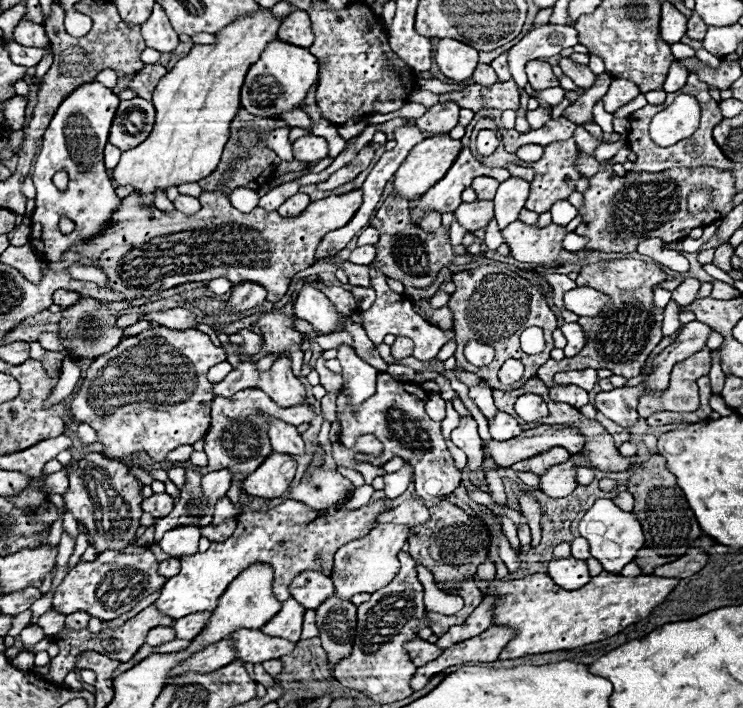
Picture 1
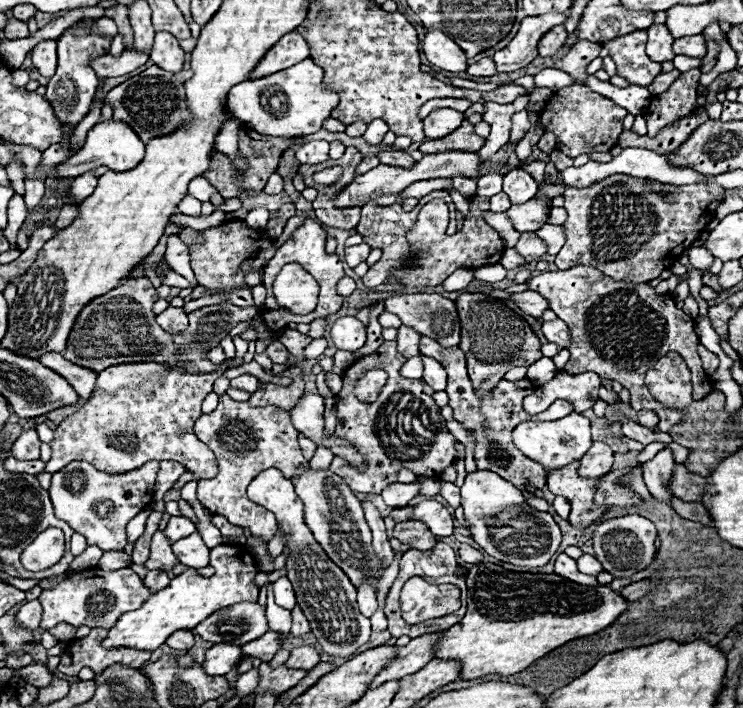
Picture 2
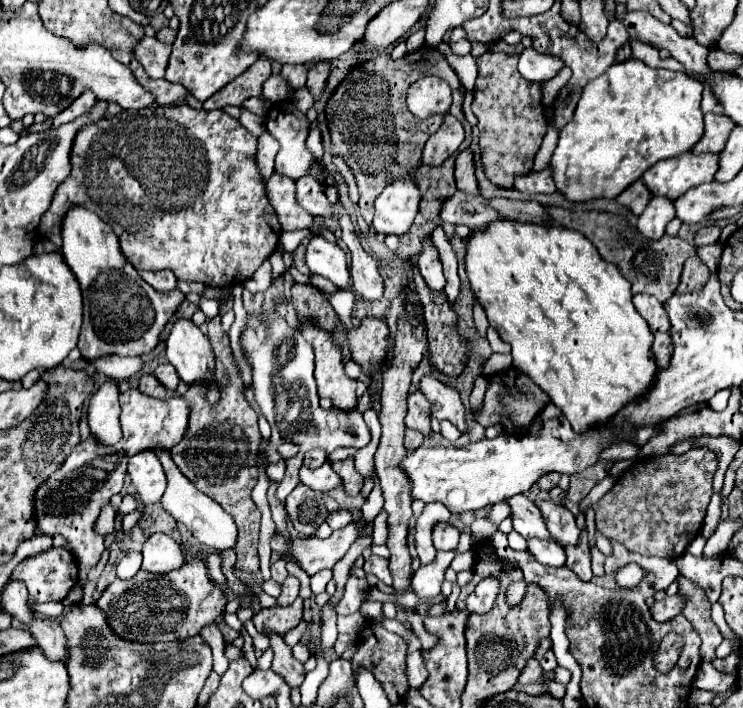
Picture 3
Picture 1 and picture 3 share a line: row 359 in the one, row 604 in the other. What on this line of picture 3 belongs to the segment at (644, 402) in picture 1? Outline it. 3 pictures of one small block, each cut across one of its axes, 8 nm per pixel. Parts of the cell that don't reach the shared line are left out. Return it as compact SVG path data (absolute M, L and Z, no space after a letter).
M682 575L676 579L680 586L680 594L684 594L686 598L690 598L684 606L684 616L688 618L688 622L696 628L696 632L700 634L702 638L702 646L700 646L700 654L702 654L702 660L710 662L714 660L714 650L716 646L724 640L718 626L712 622L710 618L710 602L708 598L704 596L704 592L694 586L694 583Z

